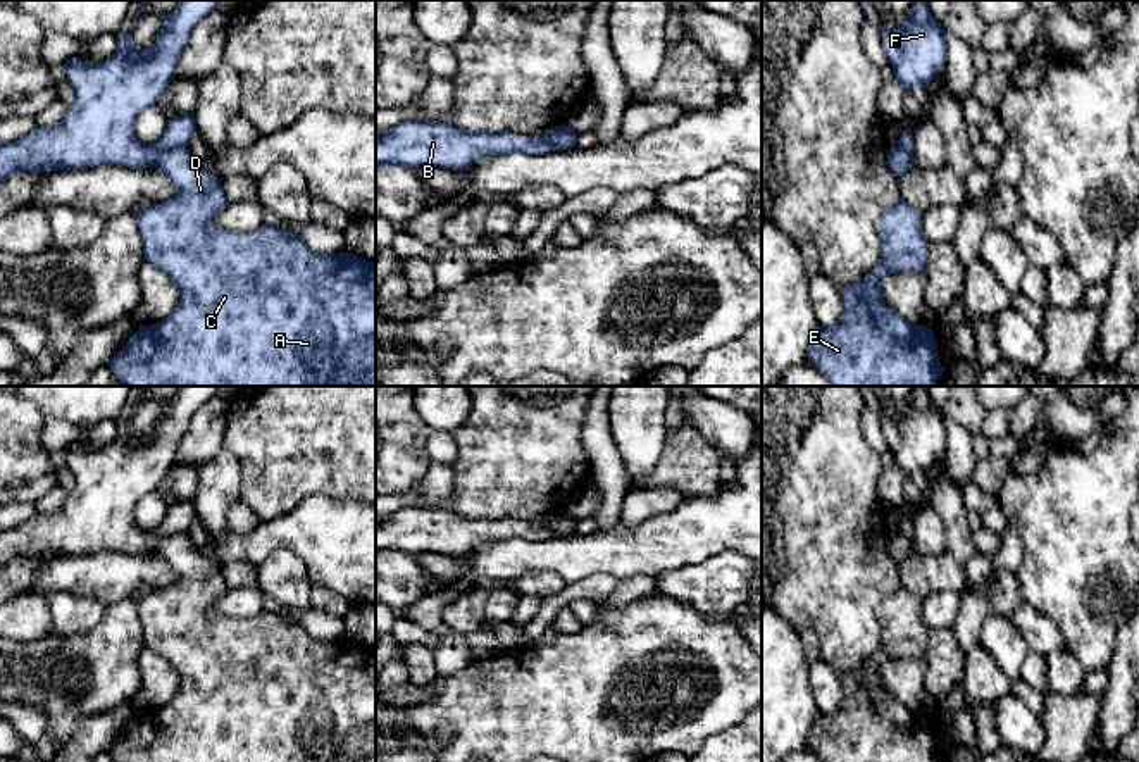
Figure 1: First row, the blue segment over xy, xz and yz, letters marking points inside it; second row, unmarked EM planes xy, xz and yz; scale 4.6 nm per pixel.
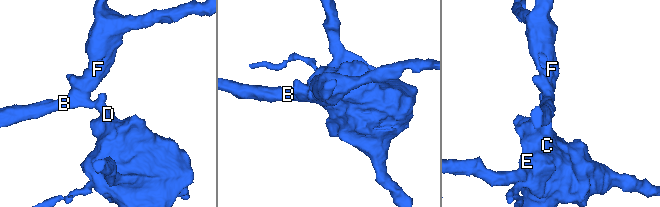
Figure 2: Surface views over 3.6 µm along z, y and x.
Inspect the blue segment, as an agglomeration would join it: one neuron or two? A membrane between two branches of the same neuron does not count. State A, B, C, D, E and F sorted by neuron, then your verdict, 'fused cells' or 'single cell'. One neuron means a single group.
A C D E / B F; fused cells

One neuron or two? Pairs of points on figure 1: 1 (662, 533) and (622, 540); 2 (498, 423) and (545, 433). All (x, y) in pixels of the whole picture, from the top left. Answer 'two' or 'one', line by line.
1: one
2: one

